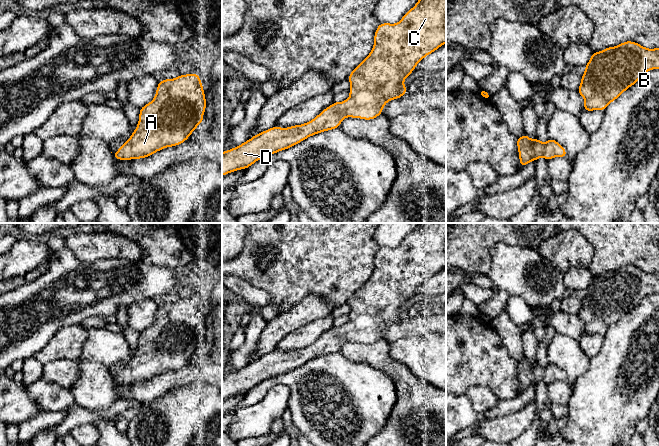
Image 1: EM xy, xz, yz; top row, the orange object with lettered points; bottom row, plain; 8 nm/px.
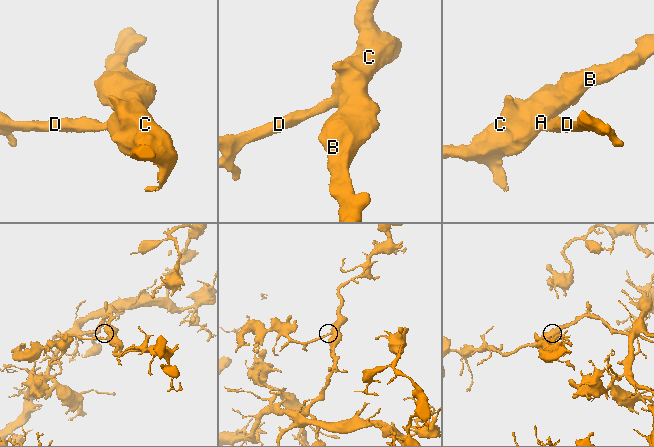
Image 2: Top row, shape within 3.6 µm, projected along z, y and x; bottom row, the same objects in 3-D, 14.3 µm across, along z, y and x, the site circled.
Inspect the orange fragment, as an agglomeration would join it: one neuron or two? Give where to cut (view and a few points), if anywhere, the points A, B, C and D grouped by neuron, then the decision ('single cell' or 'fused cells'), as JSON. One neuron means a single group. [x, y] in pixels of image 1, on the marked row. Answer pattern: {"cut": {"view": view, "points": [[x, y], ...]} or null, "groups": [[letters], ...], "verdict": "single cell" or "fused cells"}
{"cut": null, "groups": [["A", "B", "C", "D"]], "verdict": "single cell"}

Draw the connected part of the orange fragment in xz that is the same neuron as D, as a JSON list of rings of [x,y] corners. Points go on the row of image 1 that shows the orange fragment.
[[[419,0],[396,24],[381,23],[374,34],[370,54],[347,77],[351,83],[350,97],[343,102],[333,102],[313,120],[288,128],[274,126],[233,149],[222,152],[222,176],[247,169],[265,156],[291,148],[310,136],[340,127],[345,117],[372,120],[382,115],[388,101],[399,99],[407,93],[403,81],[427,55],[446,43],[446,0]]]

